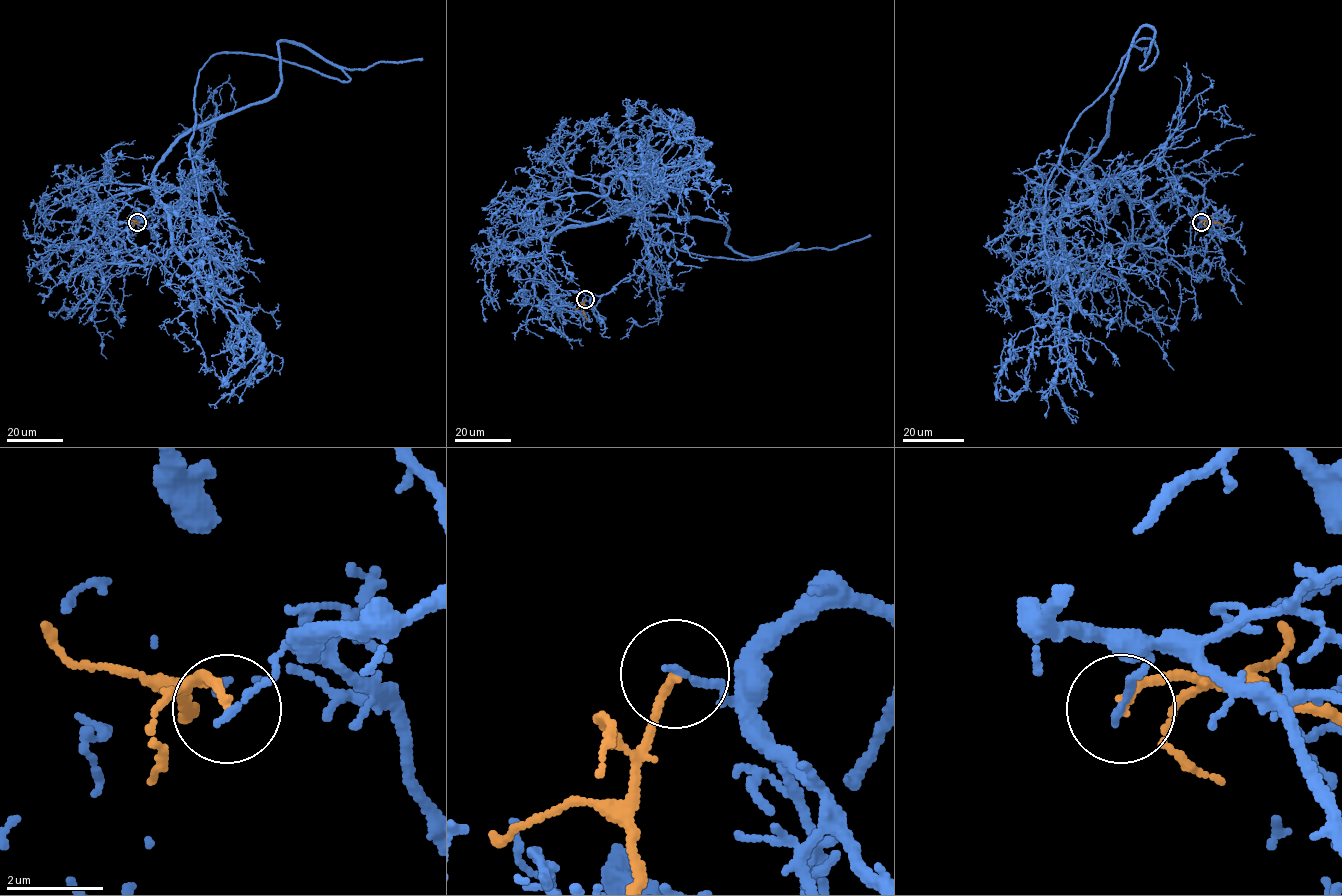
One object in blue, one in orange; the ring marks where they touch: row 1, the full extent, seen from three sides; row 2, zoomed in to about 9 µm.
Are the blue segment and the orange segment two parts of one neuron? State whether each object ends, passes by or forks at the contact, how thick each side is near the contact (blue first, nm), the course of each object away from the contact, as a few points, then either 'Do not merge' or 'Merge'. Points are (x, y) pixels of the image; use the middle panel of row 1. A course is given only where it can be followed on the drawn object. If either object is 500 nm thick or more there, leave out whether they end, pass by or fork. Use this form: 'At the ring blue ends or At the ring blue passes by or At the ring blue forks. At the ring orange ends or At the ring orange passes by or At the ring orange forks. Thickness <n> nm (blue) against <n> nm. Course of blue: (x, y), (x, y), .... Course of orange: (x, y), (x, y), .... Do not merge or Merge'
At the ring blue ends. At the ring orange ends. Thickness 140 nm (blue) against 180 nm. Course of blue: (585, 300), (645, 257), (640, 170), (642, 219), (679, 249), (758, 259), (870, 235). Course of orange: (585, 300), (583, 314), (587, 321). Do not merge

